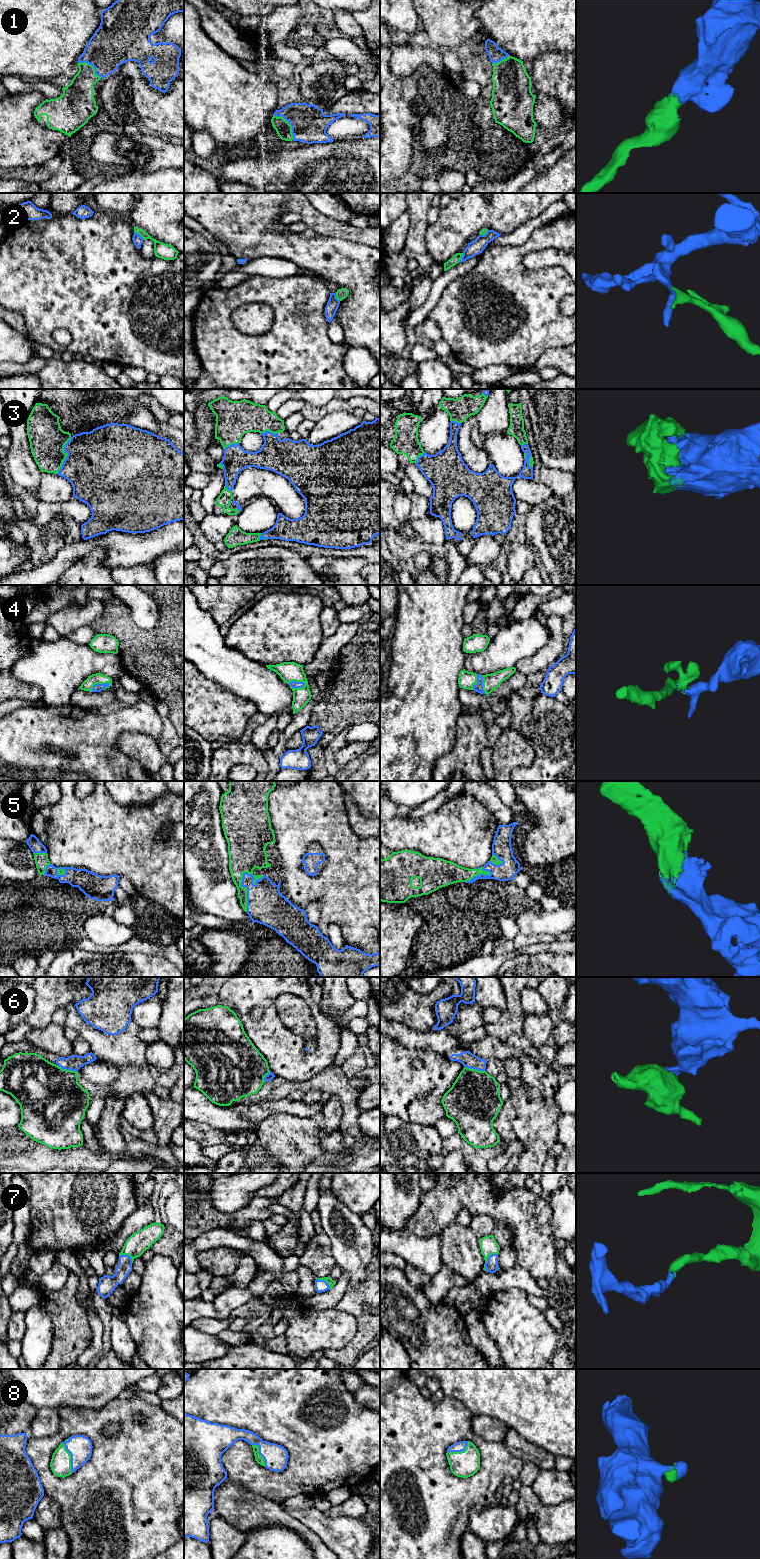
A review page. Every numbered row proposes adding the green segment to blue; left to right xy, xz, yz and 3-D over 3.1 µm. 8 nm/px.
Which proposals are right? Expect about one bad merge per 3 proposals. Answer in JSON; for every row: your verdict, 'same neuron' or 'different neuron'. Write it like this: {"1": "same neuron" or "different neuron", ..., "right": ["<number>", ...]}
{"1": "same neuron", "2": "different neuron", "3": "same neuron", "4": "same neuron", "5": "same neuron", "6": "different neuron", "7": "same neuron", "8": "same neuron", "right": ["1", "3", "4", "5", "7", "8"]}

